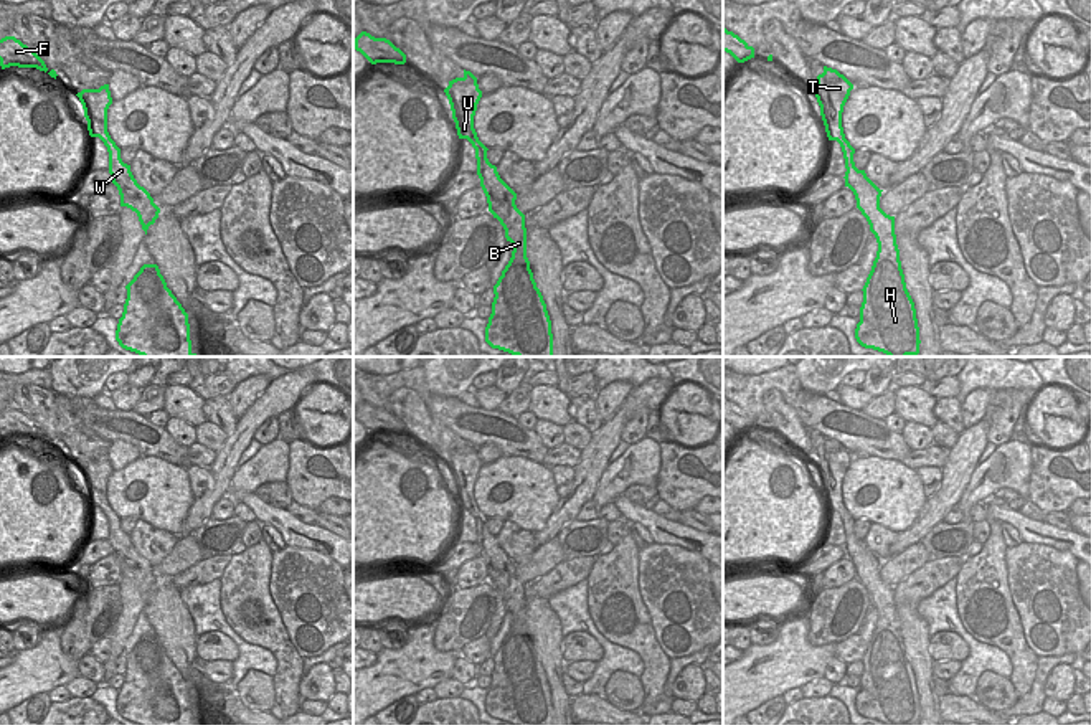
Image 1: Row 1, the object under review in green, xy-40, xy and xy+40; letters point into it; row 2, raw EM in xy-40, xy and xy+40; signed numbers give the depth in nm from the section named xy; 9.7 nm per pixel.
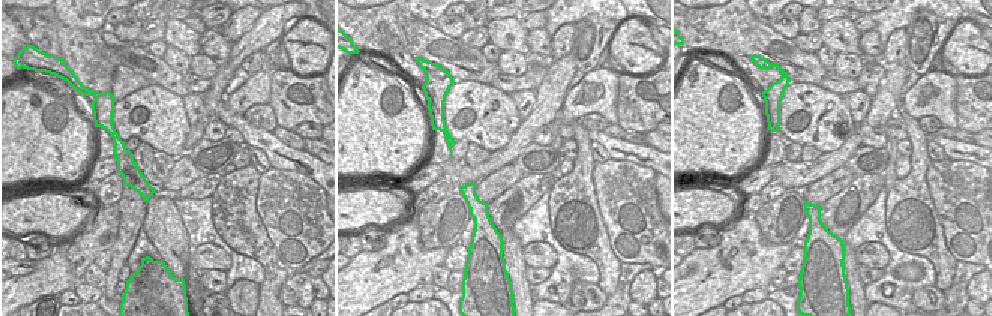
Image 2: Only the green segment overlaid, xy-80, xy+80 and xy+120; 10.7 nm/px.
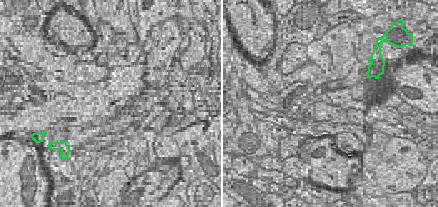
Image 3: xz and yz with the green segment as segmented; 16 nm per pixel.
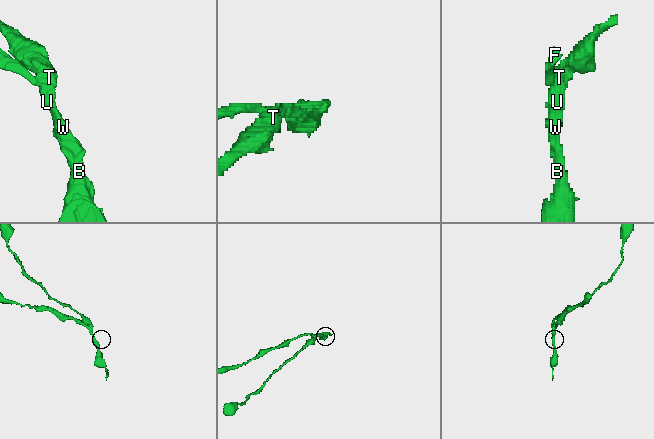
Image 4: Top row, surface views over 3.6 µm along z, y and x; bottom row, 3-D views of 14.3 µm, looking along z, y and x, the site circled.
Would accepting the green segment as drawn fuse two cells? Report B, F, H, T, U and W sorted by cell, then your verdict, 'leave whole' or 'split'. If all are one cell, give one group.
B H T U W / F | split

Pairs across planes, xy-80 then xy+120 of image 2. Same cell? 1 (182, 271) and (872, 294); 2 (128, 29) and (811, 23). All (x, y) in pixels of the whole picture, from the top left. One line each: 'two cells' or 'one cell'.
1: two cells
2: two cells

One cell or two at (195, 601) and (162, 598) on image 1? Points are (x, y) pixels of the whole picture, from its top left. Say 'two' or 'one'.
two

